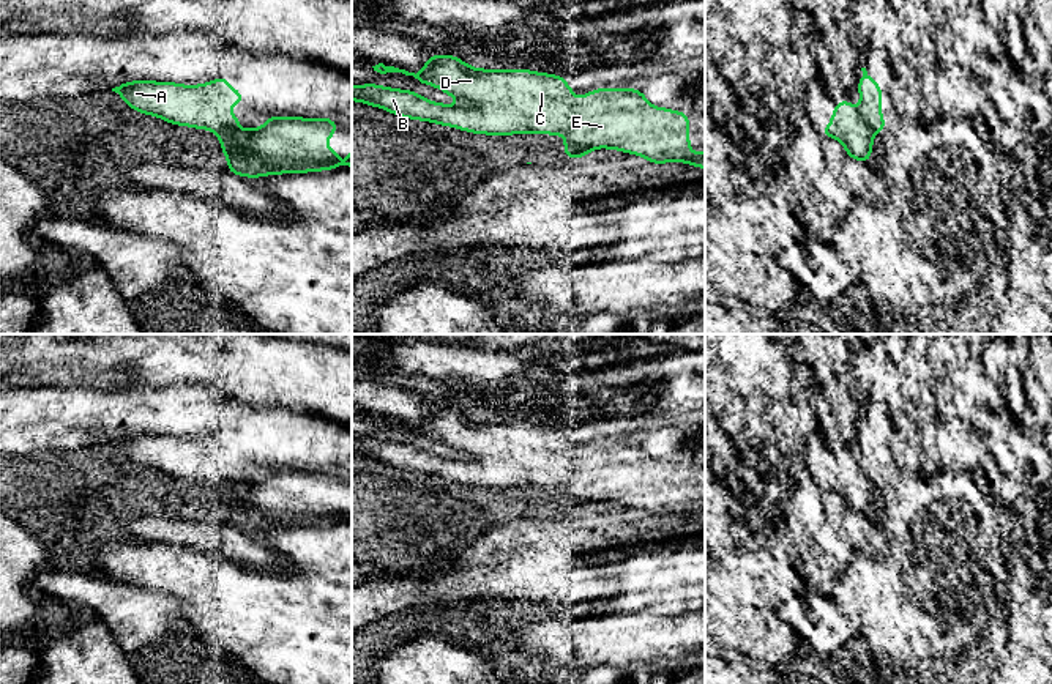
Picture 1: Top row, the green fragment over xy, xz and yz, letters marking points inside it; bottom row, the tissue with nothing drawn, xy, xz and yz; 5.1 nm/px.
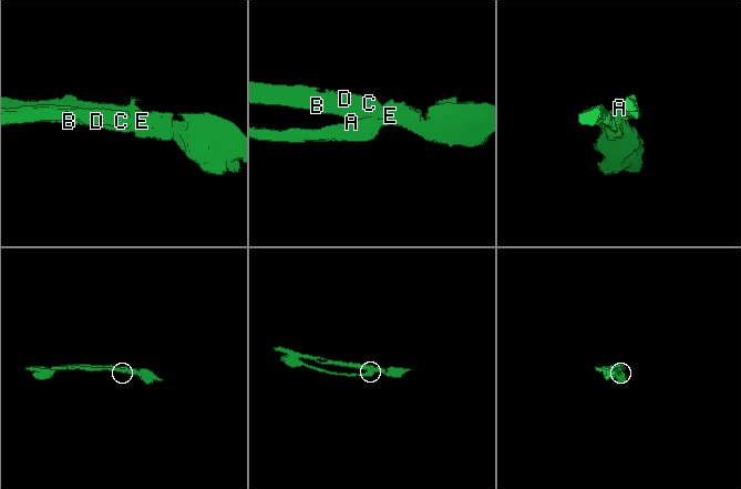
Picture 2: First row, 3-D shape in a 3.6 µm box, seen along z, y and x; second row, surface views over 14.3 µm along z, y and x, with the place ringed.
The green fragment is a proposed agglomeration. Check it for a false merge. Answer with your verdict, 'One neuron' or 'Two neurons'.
Two neurons

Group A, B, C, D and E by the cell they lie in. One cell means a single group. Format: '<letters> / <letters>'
A / B C D E

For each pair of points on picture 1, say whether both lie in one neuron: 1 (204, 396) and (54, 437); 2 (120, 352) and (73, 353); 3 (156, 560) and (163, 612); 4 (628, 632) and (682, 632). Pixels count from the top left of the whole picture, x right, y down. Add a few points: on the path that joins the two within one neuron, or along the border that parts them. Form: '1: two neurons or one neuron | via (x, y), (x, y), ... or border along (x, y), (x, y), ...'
1: one neuron | via (166, 412), (92, 415)
2: one neuron | via (109, 353), (84, 353)
3: two neurons | border along (123, 582), (164, 591)
4: one neuron | via (641, 632), (669, 632)

